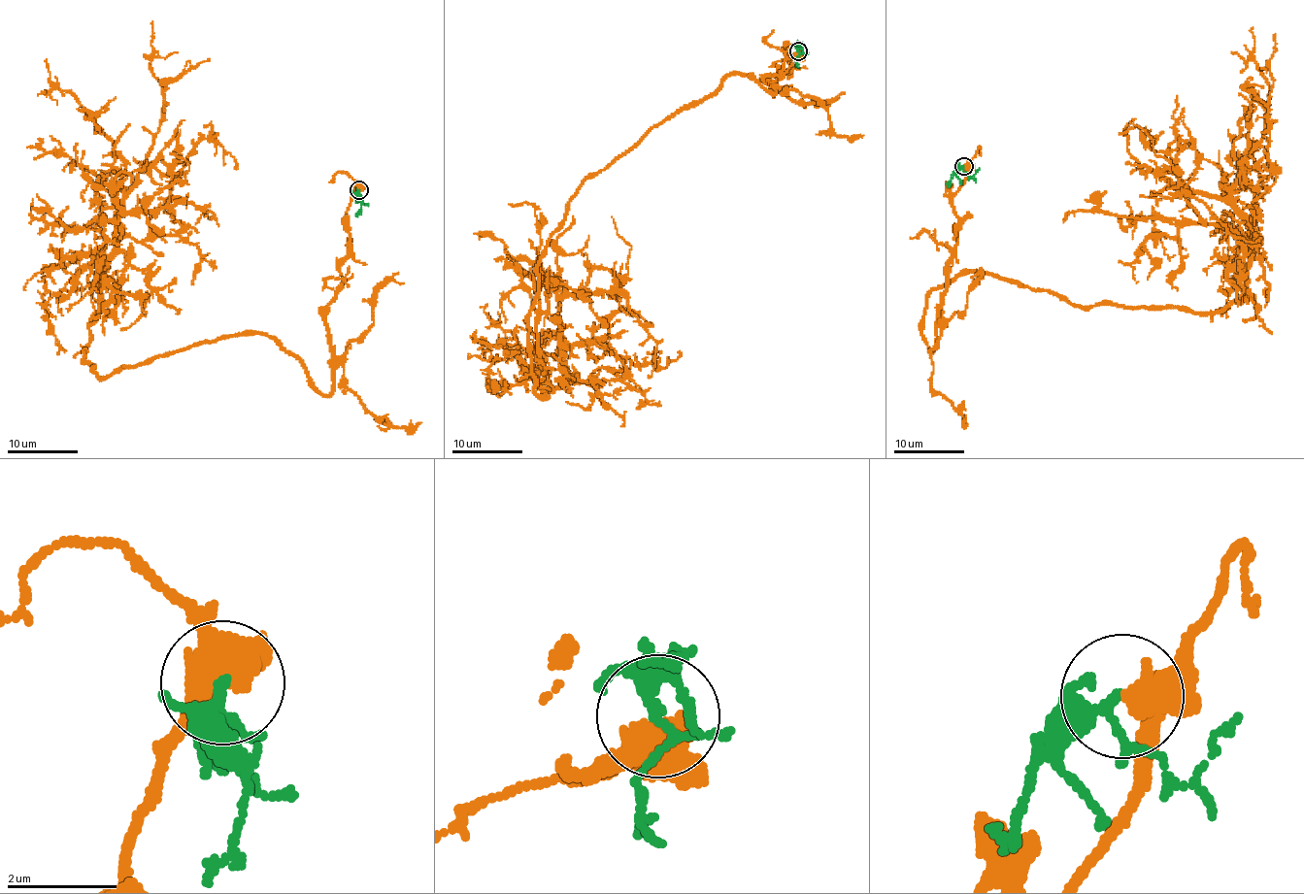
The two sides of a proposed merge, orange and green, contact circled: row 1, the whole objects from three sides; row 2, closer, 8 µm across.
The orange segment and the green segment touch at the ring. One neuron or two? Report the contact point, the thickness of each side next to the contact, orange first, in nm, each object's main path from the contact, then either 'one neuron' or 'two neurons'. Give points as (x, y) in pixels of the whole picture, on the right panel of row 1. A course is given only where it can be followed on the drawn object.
(963, 166) | 440/200 nm | orange via (965, 166), (931, 349), (925, 301), (964, 269), (1214, 313), (1254, 243), (1232, 185), (1270, 139), (1275, 33) | green via (963, 166), (949, 186) | two neurons

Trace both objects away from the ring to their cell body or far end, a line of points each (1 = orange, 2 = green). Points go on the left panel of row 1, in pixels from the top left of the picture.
1: (359, 189), (325, 315), (327, 395), (254, 333), (101, 378), (83, 348), (99, 279), (159, 126), (152, 21)
2: (359, 189), (361, 207), (355, 215)

